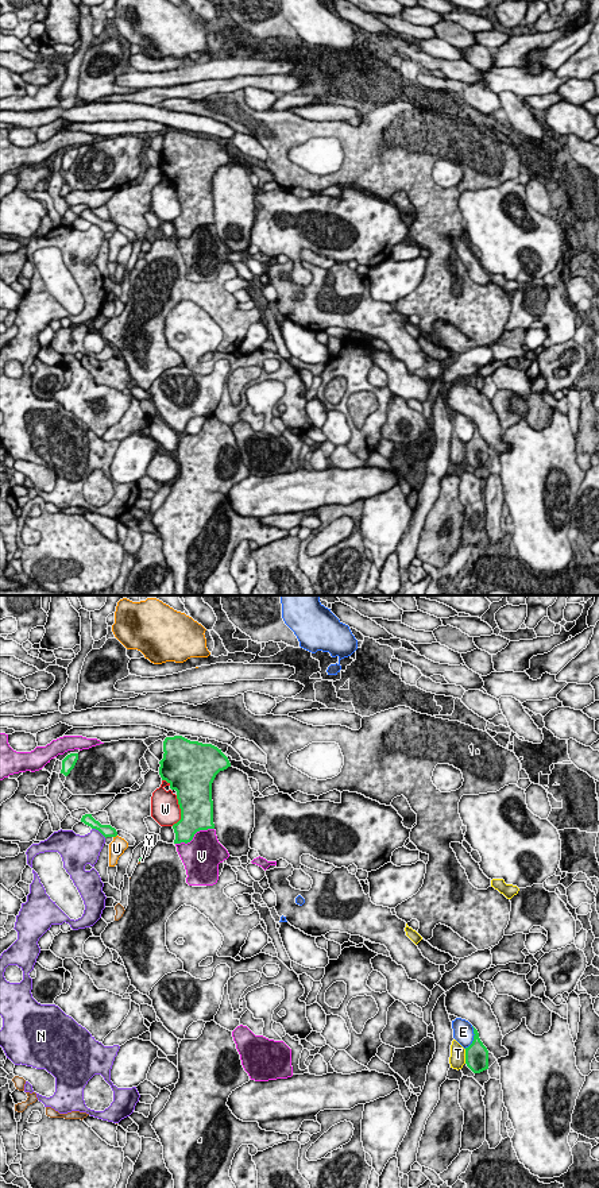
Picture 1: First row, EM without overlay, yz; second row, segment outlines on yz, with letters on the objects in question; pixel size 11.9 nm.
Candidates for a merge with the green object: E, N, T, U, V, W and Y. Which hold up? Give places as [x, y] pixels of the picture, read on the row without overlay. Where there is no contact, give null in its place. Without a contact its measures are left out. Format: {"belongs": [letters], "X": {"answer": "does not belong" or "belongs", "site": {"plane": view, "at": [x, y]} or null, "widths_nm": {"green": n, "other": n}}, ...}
{"belongs": ["Y"], "E": {"answer": "does not belong", "site": {"plane": "yz", "at": [474, 434]}, "widths_nm": {"green": 280, "other": 260}}, "N": {"answer": "does not belong", "site": {"plane": "yz", "at": [99, 226]}, "widths_nm": {"green": 160, "other": 300}}, "T": {"answer": "does not belong", "site": {"plane": "yz", "at": [466, 451]}, "widths_nm": {"green": 280, "other": 190}}, "U": {"answer": "does not belong", "site": {"plane": "yz", "at": [115, 231]}, "widths_nm": {"green": 160, "other": 190}}, "V": {"answer": "does not belong", "site": {"plane": "yz", "at": [193, 231]}, "widths_nm": {"green": 360, "other": 440}}, "W": {"answer": "does not belong", "site": {"plane": "yz", "at": [181, 207]}, "widths_nm": {"green": 420, "other": 340}}, "Y": {"answer": "belongs", "site": null}}

